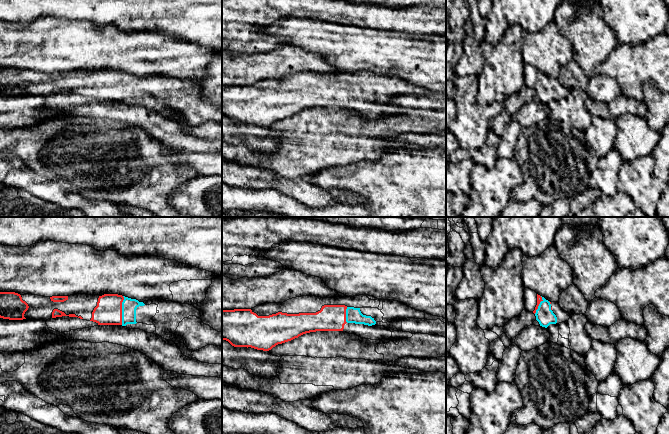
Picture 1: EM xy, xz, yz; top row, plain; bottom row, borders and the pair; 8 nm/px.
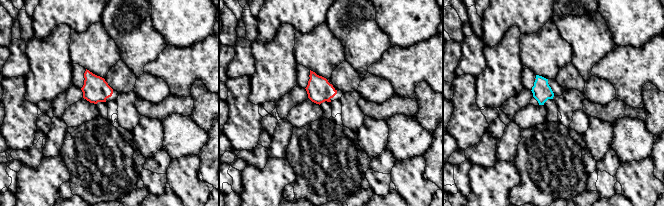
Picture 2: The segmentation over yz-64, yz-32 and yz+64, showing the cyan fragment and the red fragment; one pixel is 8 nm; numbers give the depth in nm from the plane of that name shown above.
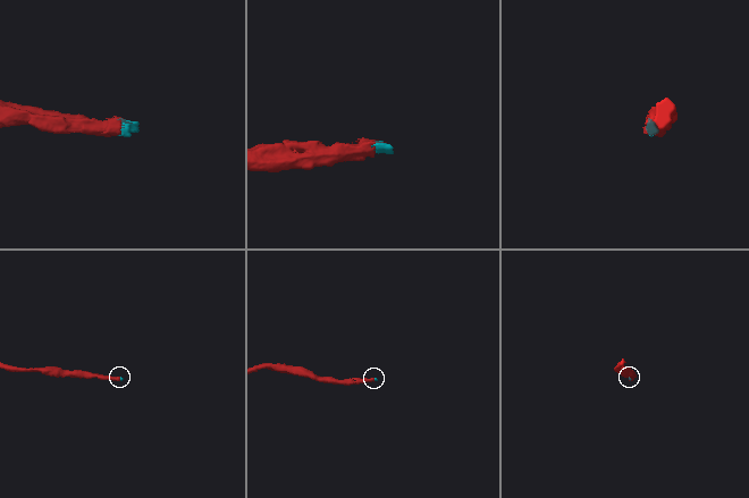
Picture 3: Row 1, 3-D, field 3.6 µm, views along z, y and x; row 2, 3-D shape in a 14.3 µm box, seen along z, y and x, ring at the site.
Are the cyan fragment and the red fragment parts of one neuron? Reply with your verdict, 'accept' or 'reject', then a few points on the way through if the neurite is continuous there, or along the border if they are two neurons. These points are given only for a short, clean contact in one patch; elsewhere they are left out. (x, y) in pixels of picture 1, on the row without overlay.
accept; way xy (129, 82), (122, 86), (108, 87)

